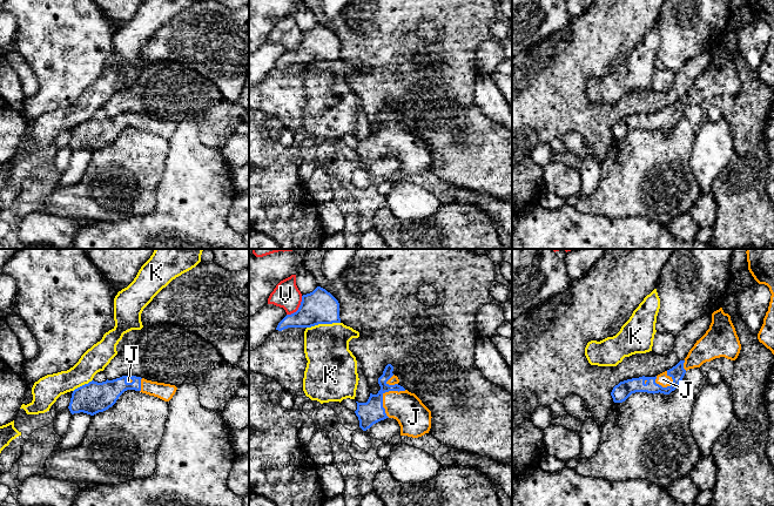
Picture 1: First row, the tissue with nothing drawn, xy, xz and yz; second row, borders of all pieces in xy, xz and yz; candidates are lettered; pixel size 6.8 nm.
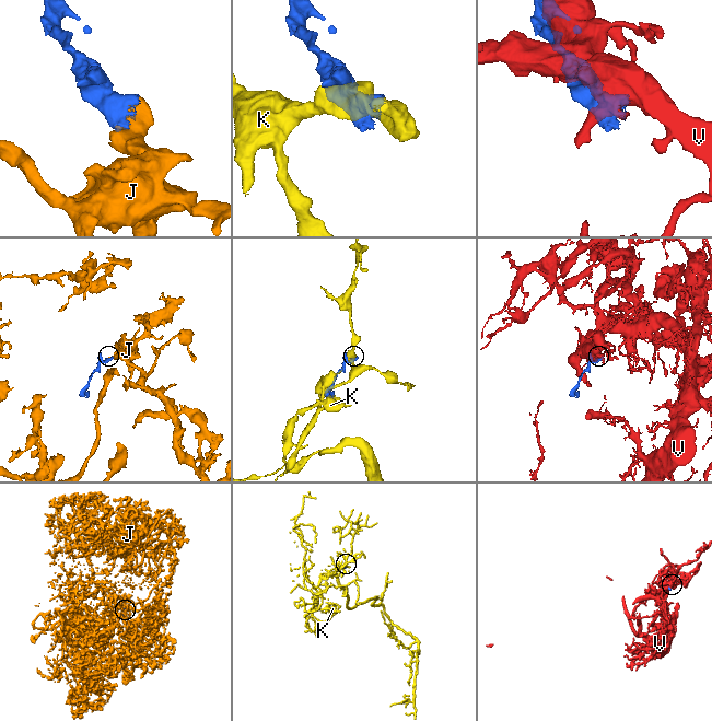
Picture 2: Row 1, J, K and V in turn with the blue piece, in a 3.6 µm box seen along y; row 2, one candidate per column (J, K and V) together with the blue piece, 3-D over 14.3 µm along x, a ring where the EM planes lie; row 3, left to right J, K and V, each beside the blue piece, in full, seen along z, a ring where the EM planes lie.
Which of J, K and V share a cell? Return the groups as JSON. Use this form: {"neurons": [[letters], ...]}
{"neurons": [["J"], ["K"], ["V"]]}

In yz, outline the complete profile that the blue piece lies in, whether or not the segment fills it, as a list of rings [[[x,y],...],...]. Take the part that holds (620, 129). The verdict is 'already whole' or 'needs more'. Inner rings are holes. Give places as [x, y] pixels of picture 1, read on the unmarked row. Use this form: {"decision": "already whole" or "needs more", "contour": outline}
{"decision": "needs more", "contour": [[[720,45],[712,50],[709,66],[696,77],[684,97],[655,114],[642,113],[620,119],[613,124],[611,133],[614,140],[622,140],[635,129],[669,131],[678,124],[687,107],[720,94],[735,97],[740,87],[741,81],[731,53]]]}

